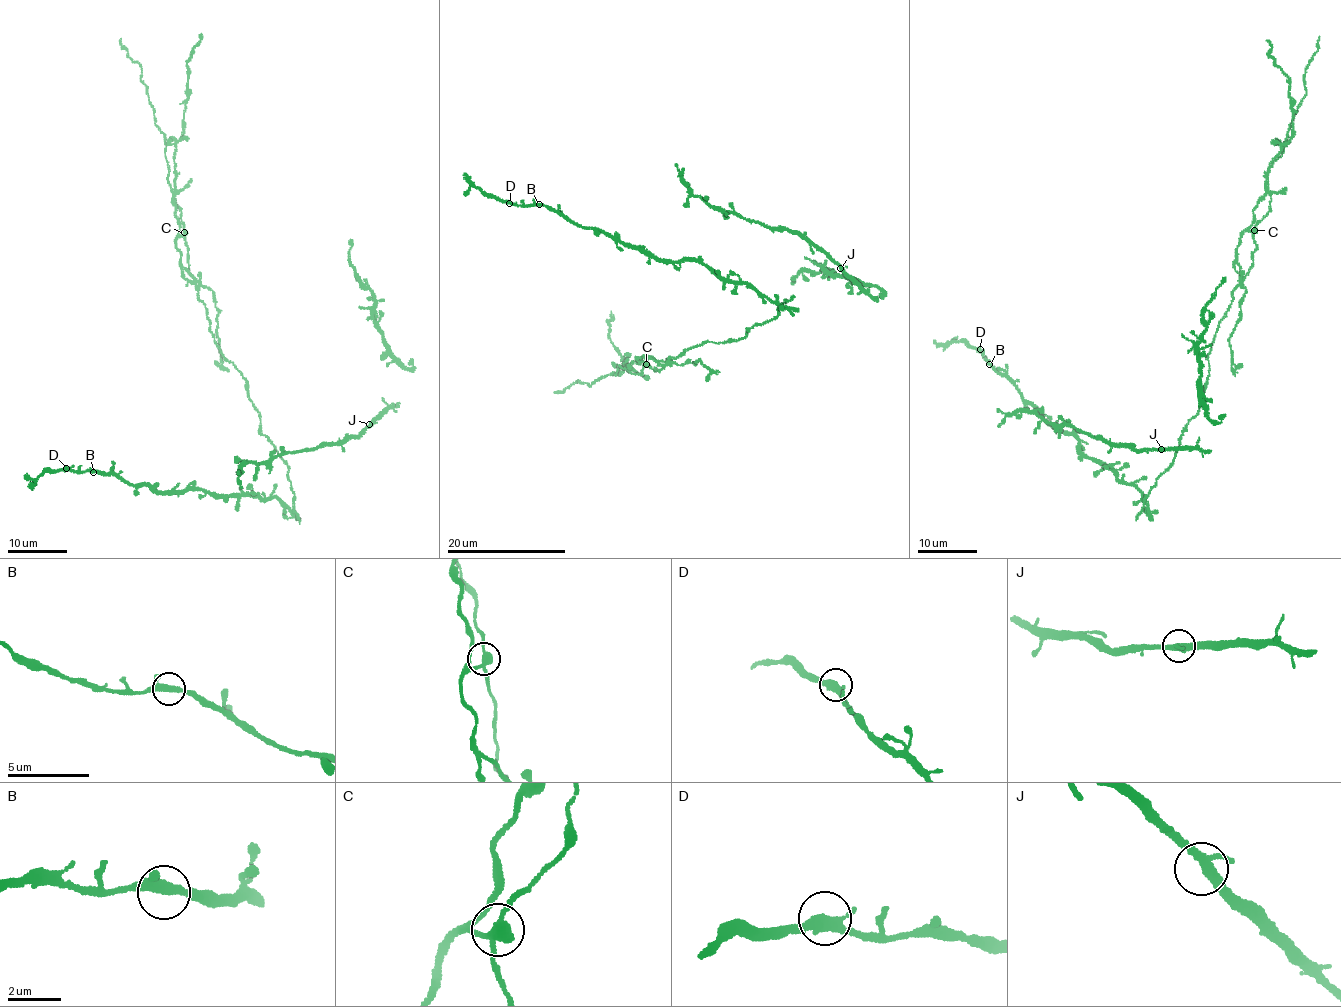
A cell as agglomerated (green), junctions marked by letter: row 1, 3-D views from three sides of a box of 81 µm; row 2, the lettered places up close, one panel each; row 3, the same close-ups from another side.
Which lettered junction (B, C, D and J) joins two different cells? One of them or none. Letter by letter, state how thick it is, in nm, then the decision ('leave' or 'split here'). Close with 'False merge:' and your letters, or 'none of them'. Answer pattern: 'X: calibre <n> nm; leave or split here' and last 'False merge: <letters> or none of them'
B: calibre 320 nm; leave
C: calibre 300 nm; split here
D: calibre 320 nm; leave
J: calibre 320 nm; leave
False merge: C

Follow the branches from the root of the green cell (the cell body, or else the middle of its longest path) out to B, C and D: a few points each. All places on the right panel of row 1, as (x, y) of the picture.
B: (1143, 503), (1146, 508), (1145, 499), (1133, 485), (1088, 458), (1072, 434), (1051, 424), (989, 364)
C: (1143, 503), (1169, 467), (1185, 425), (1199, 409), (1219, 321), (1253, 262), (1253, 229)
D: (1143, 503), (1146, 508), (1145, 499), (1133, 485), (1088, 458), (1072, 434), (1057, 429), (1026, 401), (980, 349)

